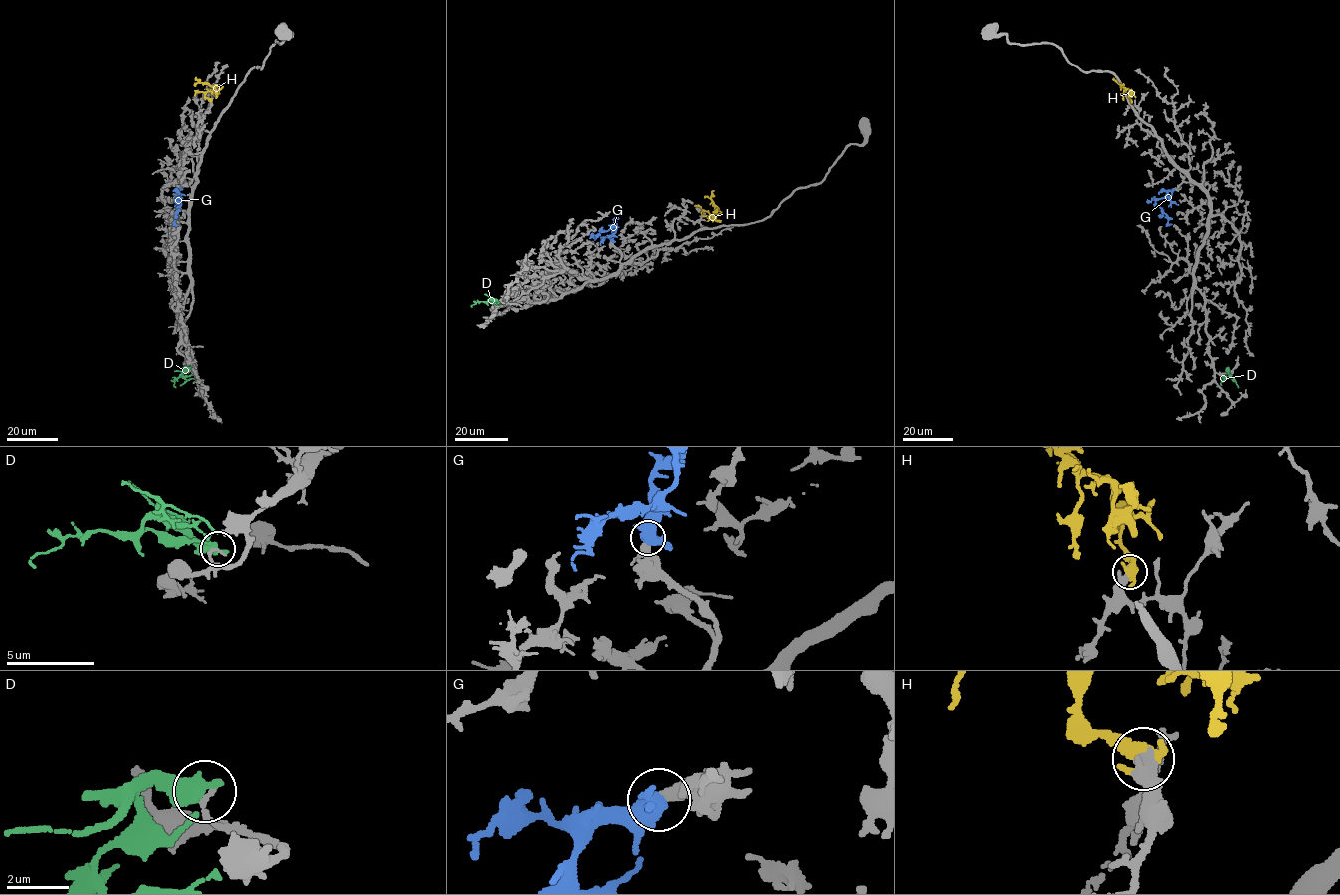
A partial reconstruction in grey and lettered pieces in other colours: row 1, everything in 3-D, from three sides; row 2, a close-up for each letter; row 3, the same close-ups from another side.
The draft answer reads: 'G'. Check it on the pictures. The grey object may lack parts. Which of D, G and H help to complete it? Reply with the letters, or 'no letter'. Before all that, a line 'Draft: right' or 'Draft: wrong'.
Draft: right
G

